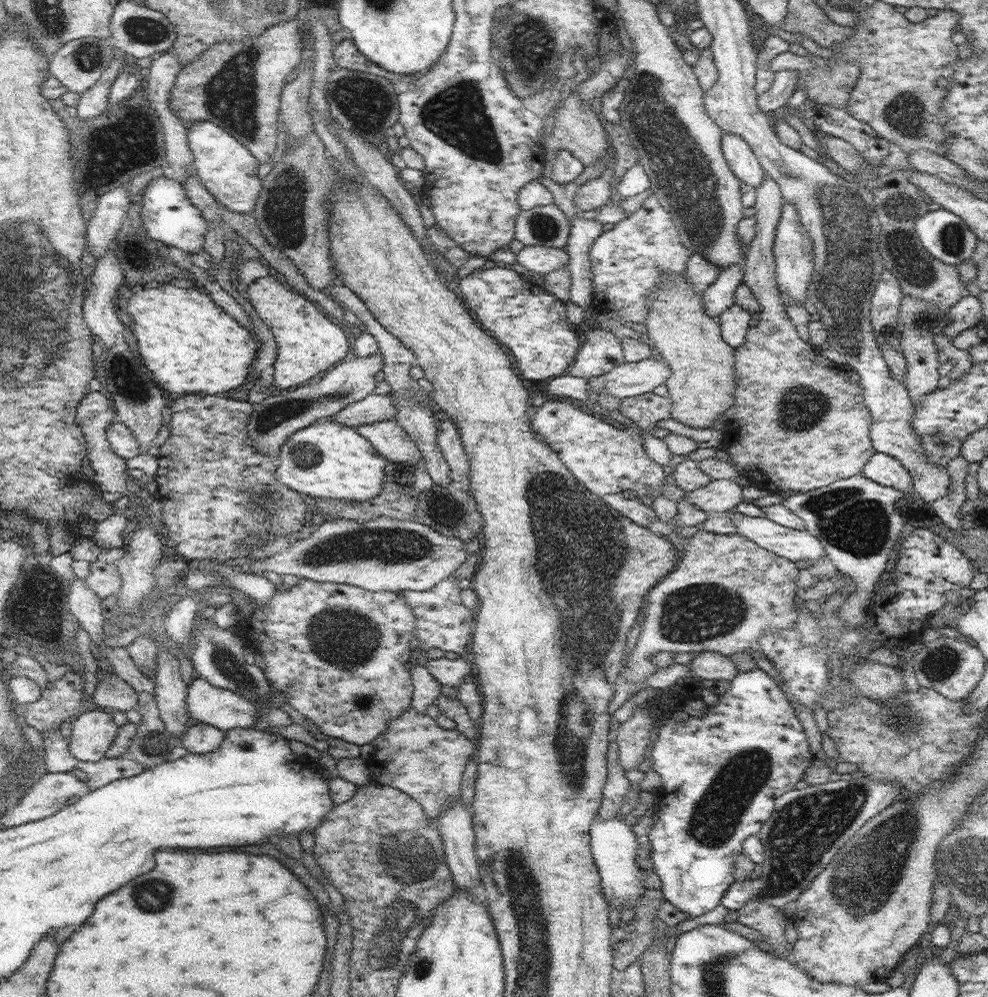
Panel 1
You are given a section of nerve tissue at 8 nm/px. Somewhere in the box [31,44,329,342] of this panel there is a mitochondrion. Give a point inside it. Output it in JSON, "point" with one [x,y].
{"point":[230,95]}

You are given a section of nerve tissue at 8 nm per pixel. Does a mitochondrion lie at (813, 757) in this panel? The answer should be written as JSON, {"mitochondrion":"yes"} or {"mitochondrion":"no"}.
{"mitochondrion":"no"}

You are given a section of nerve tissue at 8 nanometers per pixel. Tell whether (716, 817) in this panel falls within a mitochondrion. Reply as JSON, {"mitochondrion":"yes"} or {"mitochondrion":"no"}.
{"mitochondrion":"yes"}

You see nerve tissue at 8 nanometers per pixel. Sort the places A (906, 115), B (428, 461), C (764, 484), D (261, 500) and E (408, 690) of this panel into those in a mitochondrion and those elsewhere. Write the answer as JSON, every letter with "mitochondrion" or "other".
{"A":"mitochondrion","B":"other","C":"other","D":"mitochondrion","E":"other"}

